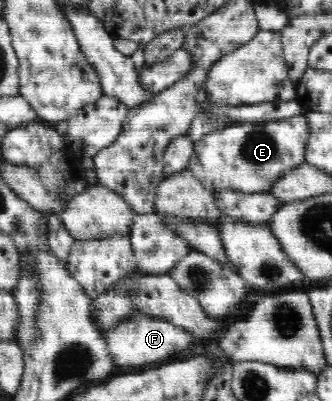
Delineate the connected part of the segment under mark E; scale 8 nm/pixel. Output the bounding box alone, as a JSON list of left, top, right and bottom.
[187,113,310,194]

